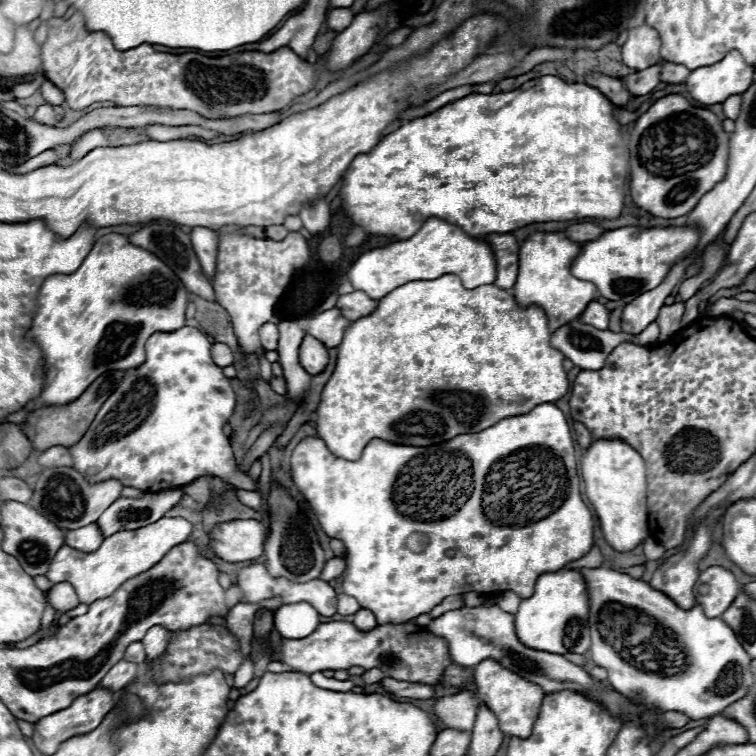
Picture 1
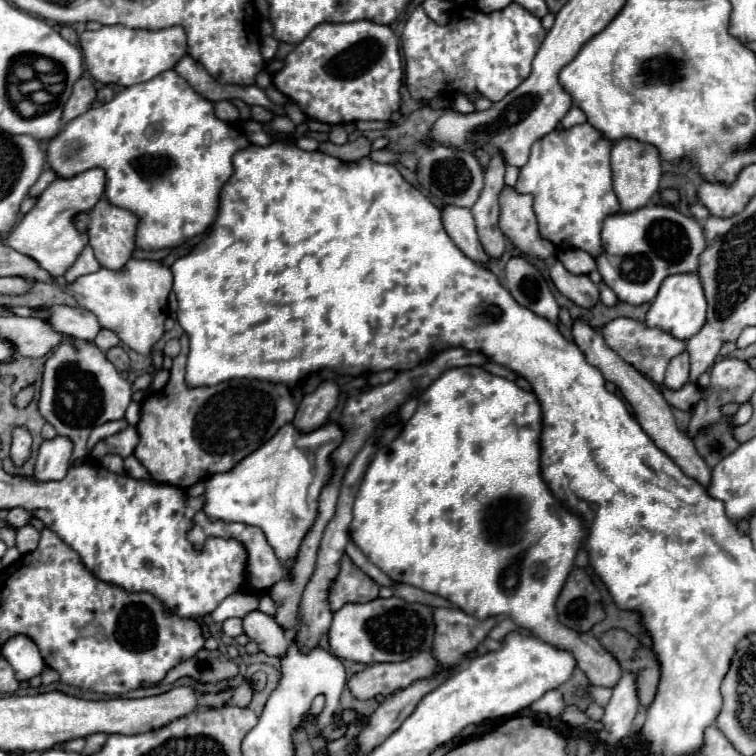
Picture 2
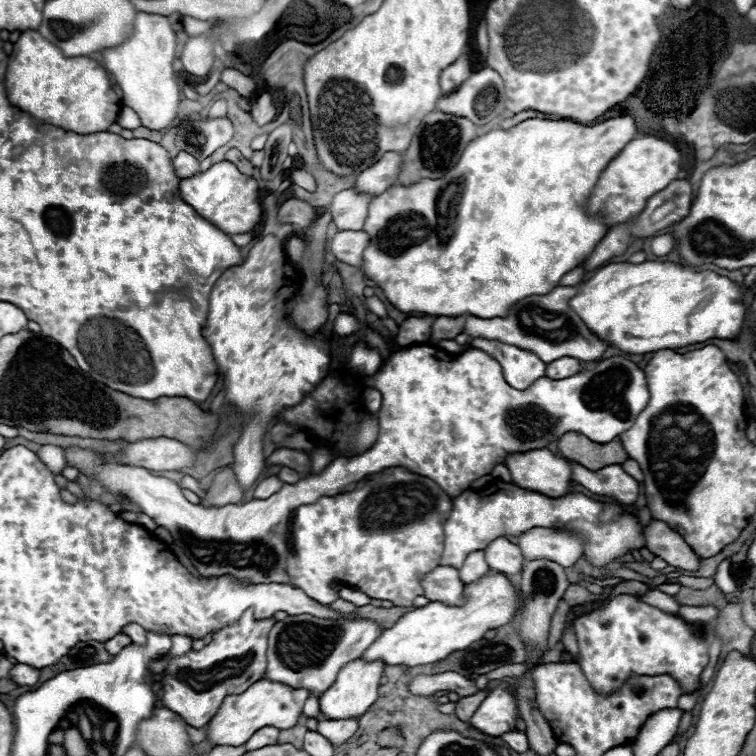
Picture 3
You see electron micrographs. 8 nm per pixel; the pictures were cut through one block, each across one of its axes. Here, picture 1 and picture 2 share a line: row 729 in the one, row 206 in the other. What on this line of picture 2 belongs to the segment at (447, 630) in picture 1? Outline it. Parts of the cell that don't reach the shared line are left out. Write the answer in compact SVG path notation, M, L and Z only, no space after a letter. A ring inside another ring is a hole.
M648 204L634 212L618 212L606 218L602 252L596 256L596 264L602 280L622 302L644 304L654 300L666 276L698 270L698 256L704 246L704 230L698 220L670 206Z

